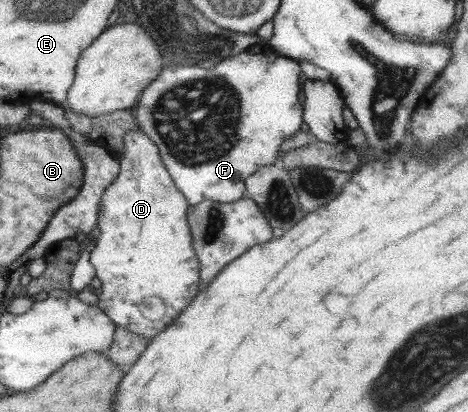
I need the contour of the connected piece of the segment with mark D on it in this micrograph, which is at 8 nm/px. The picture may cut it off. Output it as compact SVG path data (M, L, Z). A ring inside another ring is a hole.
M140 129L124 133L124 151L118 157L120 172L112 184L104 189L100 205L102 209L97 218L100 235L89 259L95 268L95 276L102 282L97 307L100 308L115 326L120 326L133 334L144 335L148 342L172 324L184 308L195 298L199 290L200 262L192 248L192 234L186 220L189 204L184 195L176 188L165 164L159 155L154 141ZM158 297L166 310L156 310L156 320L144 314L152 308L144 308L142 302Z

